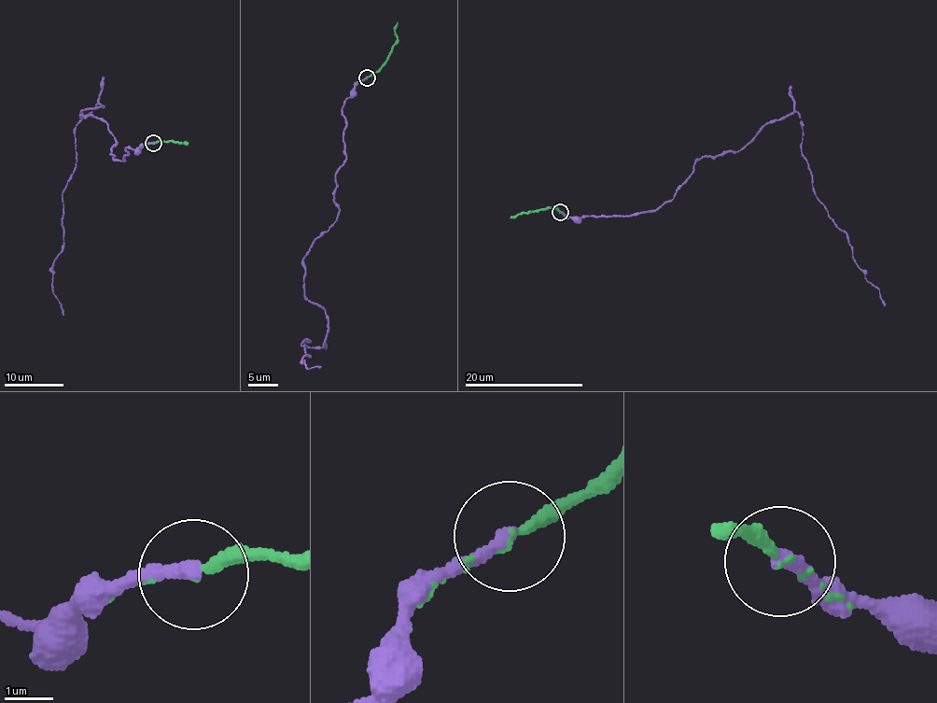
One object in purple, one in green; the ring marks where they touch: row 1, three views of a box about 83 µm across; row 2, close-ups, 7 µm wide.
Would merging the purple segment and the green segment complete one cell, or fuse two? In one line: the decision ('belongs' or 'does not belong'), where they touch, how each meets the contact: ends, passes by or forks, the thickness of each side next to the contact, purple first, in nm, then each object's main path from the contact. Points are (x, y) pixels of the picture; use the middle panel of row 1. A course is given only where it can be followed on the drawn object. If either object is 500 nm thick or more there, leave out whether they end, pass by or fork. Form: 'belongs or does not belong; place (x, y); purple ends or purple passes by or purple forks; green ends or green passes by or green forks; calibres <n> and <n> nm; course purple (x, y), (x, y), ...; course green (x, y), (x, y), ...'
belongs; place (367, 77); purple ends; green ends; calibres 300 and 220 nm; course purple (367, 77), (342, 109), (338, 216), (303, 259), (303, 292), (328, 323), (302, 358), (320, 367); course green (367, 77), (386, 59), (397, 40), (397, 22)

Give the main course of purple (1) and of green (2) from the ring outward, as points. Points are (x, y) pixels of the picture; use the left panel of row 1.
1: (154, 144), (114, 159), (104, 121), (79, 113), (104, 105), (76, 127), (62, 192), (51, 287), (62, 315)
2: (154, 144), (163, 140), (188, 144)

